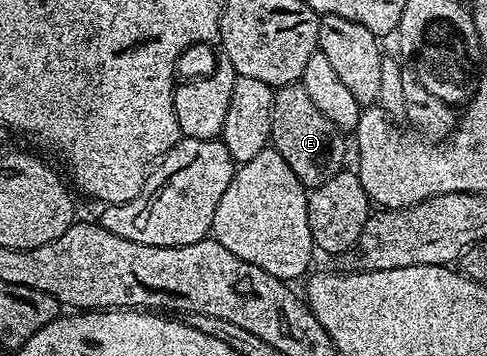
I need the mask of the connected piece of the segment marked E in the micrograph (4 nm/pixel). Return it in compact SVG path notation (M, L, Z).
M302 84L284 85L275 92L272 103L272 127L270 128L272 147L284 158L288 167L292 167L296 179L300 179L300 183L305 185L307 190L328 183L332 175L343 172L345 165L342 164L346 161L346 145L342 142L342 137L343 134L322 114L320 107L316 107L316 103L308 99L308 91L304 91Z

